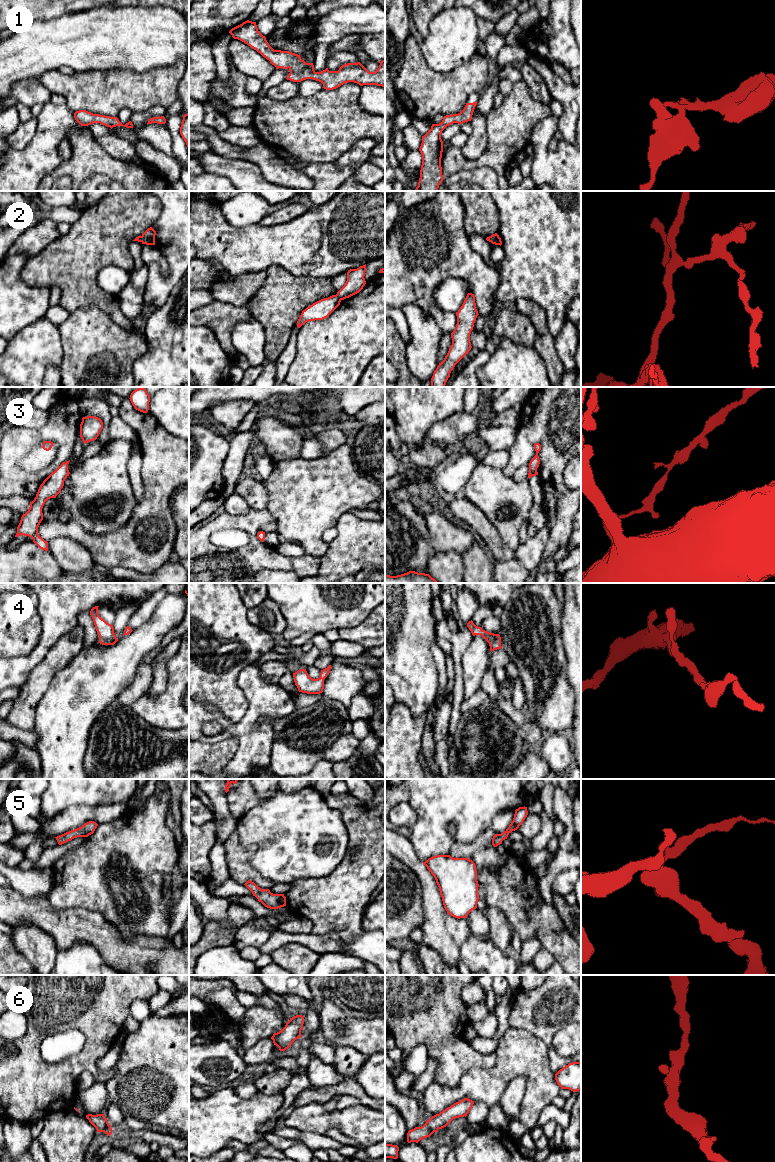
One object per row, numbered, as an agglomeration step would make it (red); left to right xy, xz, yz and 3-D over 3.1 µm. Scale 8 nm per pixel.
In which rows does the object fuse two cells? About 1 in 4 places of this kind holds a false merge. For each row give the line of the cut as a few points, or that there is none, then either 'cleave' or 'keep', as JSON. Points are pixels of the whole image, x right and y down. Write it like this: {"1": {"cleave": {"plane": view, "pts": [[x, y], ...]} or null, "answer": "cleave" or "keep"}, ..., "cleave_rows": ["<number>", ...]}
{"1": {"cleave": null, "answer": "keep"}, "2": {"cleave": {"plane": "xz", "pts": [[336, 294], [340, 300]]}, "answer": "cleave"}, "3": {"cleave": null, "answer": "keep"}, "4": {"cleave": null, "answer": "keep"}, "5": {"cleave": null, "answer": "keep"}, "6": {"cleave": null, "answer": "keep"}, "cleave_rows": ["2"]}

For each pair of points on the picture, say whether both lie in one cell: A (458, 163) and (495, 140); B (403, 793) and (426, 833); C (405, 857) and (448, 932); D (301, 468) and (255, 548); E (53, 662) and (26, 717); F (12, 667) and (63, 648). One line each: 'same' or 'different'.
A: same
B: different
C: same
D: different
E: same
F: different

